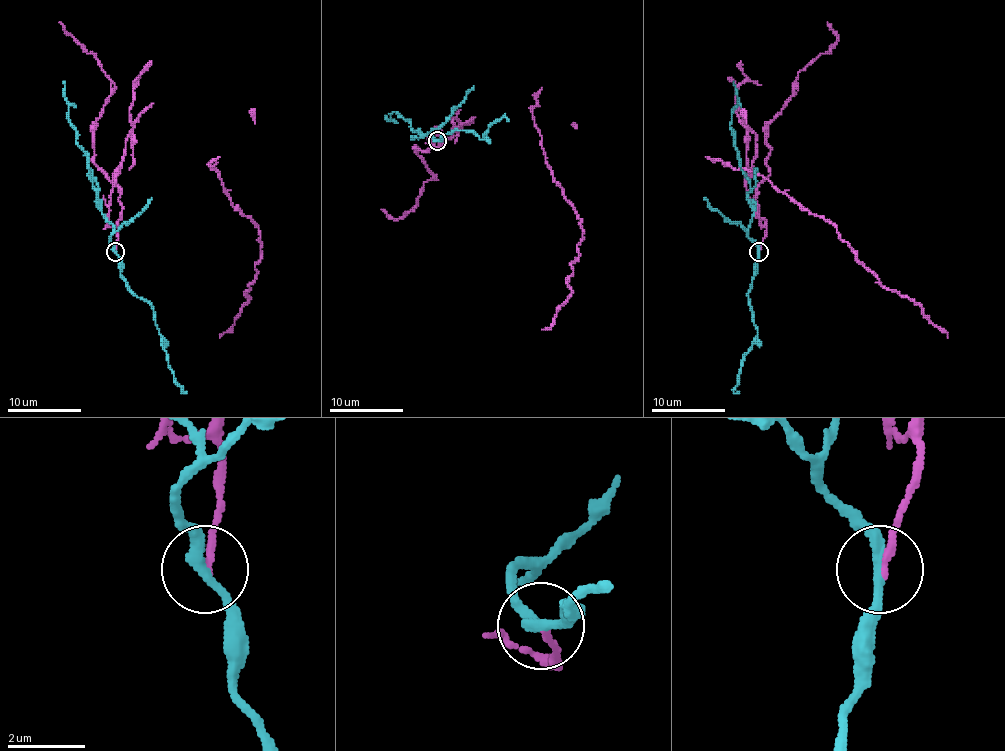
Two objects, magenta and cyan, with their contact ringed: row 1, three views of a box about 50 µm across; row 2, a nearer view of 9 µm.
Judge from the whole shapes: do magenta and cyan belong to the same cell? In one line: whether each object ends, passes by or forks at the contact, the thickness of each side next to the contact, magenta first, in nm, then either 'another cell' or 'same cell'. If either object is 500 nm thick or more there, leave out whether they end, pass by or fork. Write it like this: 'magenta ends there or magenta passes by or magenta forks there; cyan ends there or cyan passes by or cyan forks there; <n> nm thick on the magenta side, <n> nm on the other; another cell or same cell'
magenta ends there; cyan passes by; 180 nm thick on the magenta side, 280 nm on the other; another cell

